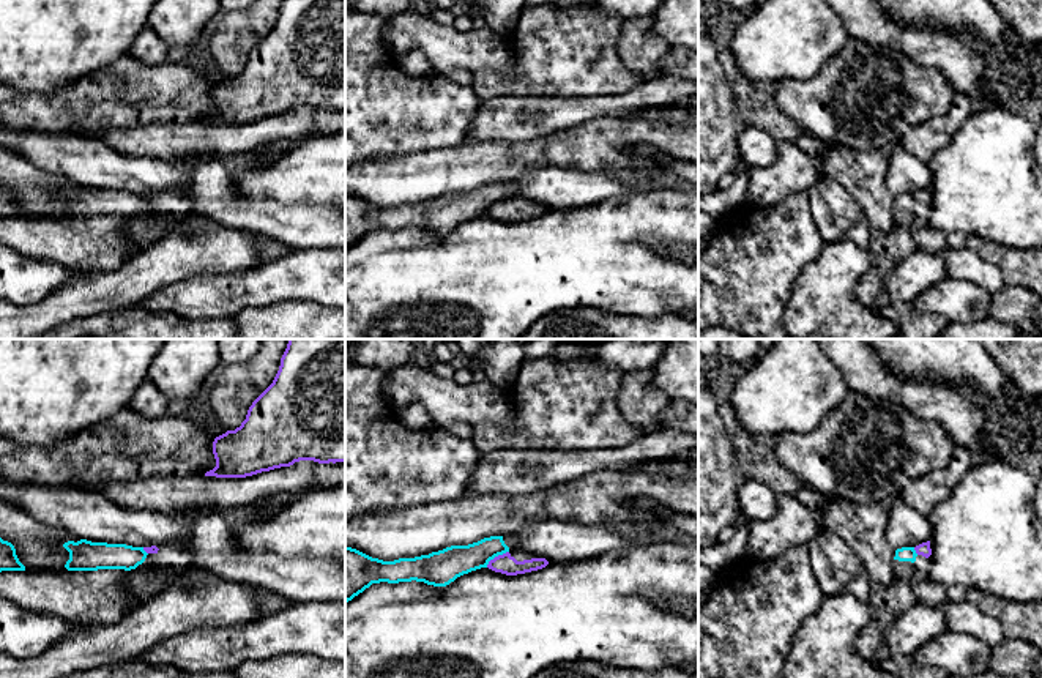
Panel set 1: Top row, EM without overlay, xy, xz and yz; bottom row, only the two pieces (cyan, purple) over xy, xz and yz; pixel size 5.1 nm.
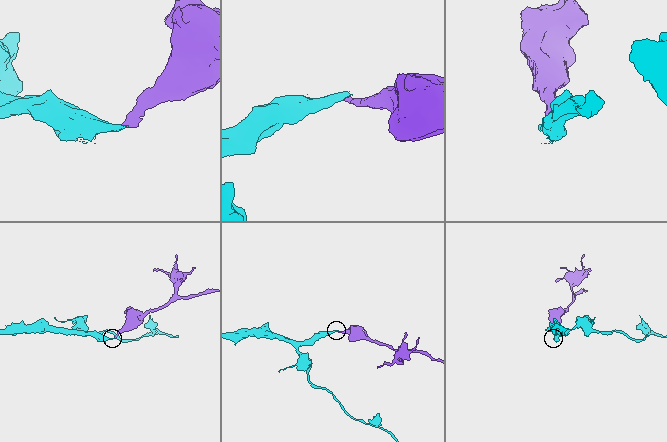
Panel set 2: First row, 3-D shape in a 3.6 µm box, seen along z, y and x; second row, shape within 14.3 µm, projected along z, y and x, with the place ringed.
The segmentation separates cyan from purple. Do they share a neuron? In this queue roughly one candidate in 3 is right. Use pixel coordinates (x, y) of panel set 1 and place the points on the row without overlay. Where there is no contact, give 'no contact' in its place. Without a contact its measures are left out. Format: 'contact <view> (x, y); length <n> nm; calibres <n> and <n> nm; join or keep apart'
contact xz (495, 202); length 150 nm; calibres 160 and 100 nm; keep apart

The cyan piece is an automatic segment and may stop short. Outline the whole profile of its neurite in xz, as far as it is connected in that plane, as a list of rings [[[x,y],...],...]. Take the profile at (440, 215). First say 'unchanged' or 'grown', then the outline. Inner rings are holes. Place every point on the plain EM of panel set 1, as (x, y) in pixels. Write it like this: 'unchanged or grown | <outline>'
grown | [[[490,183],[468,192],[451,192],[429,202],[383,208],[345,194],[345,249],[372,230],[424,229],[446,233],[457,224],[487,214],[498,202],[517,196],[512,183]]]

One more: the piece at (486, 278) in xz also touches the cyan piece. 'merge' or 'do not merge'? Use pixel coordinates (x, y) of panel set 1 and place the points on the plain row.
do not merge

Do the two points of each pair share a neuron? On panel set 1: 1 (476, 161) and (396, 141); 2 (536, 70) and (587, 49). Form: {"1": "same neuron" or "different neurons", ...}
{"1": "different neurons", "2": "same neuron"}

